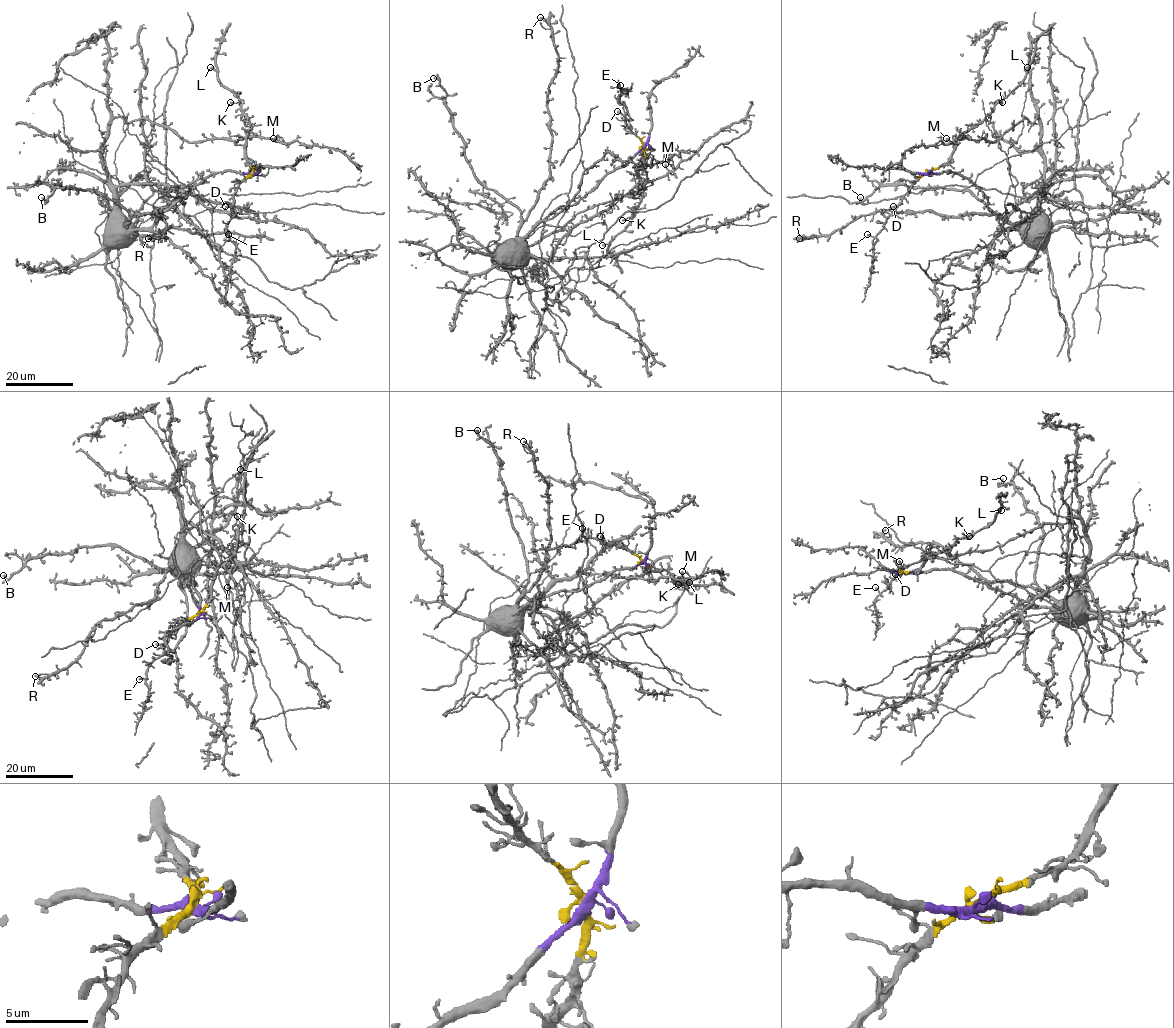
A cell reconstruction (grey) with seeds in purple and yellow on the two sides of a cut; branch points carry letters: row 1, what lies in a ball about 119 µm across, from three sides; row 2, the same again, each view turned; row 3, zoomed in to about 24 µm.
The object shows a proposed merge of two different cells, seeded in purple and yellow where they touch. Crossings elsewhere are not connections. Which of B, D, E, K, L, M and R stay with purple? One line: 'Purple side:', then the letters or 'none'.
Purple side: B, M, R

